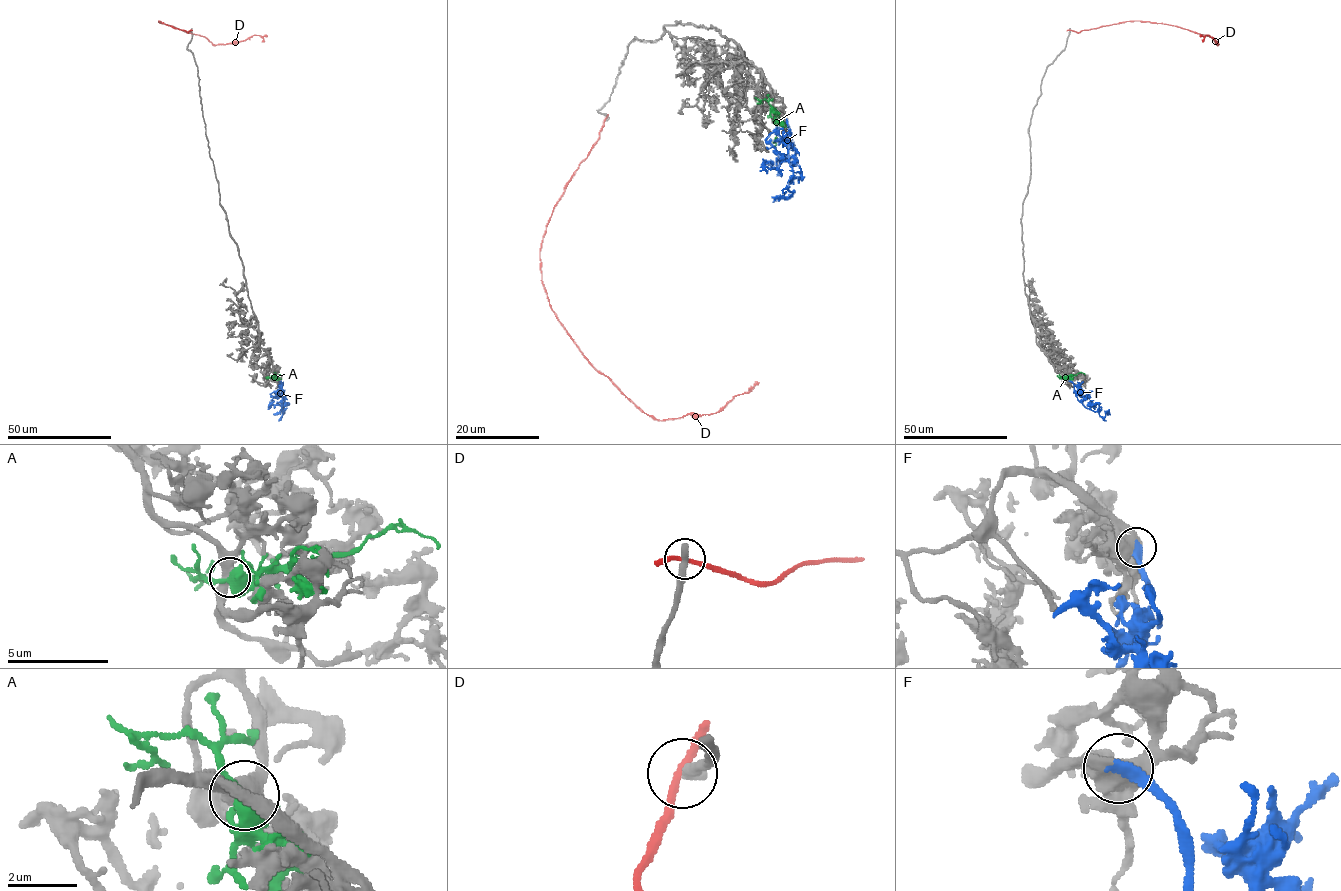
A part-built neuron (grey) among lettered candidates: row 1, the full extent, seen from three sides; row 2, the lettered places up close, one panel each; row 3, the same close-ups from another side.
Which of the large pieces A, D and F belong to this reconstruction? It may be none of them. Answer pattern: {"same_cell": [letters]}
{"same_cell": ["F"]}

